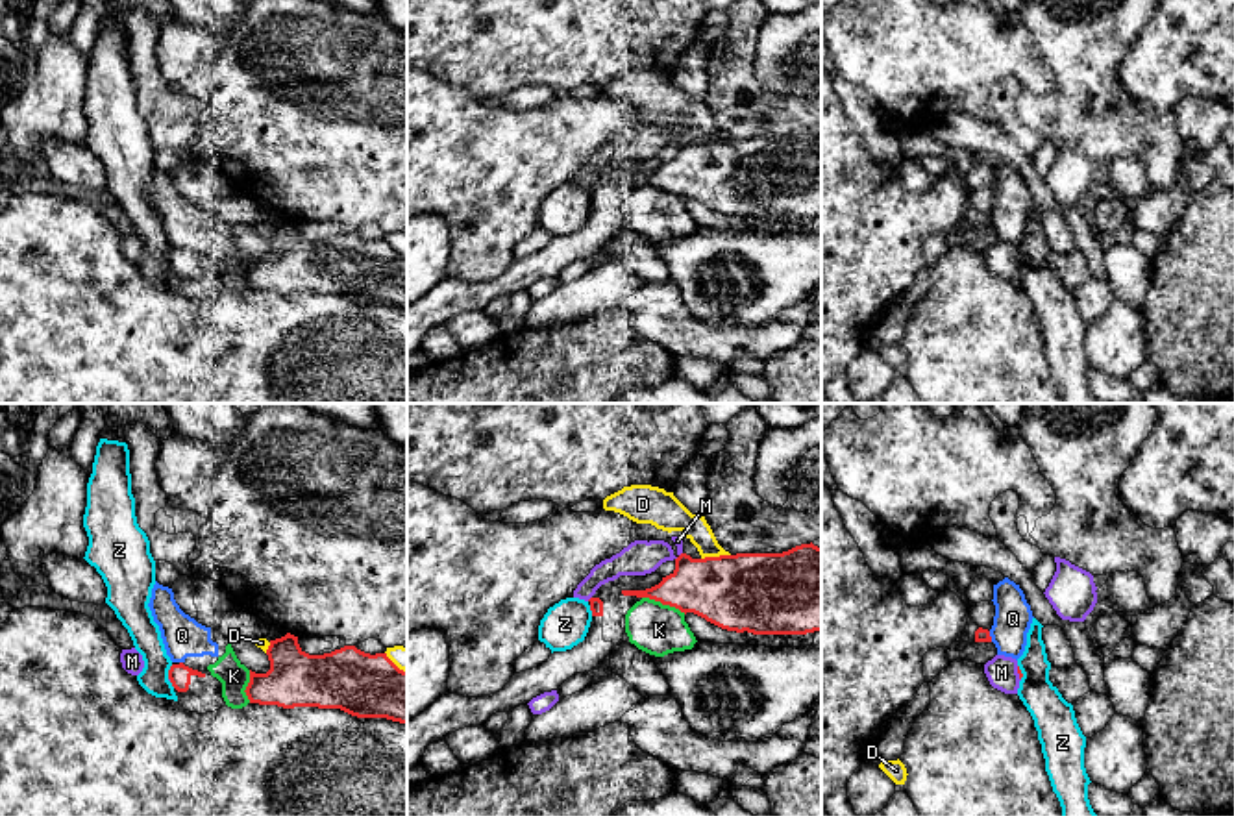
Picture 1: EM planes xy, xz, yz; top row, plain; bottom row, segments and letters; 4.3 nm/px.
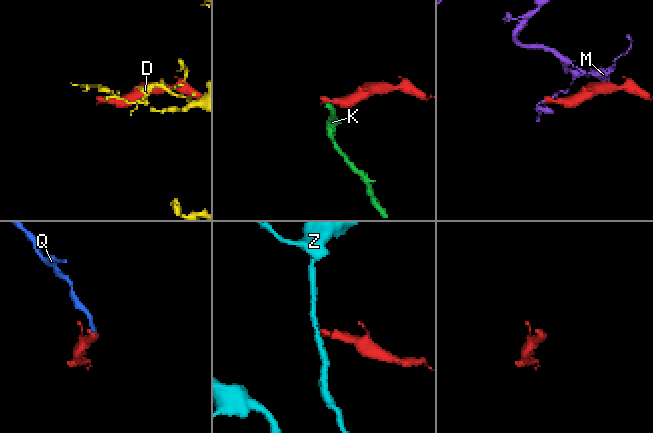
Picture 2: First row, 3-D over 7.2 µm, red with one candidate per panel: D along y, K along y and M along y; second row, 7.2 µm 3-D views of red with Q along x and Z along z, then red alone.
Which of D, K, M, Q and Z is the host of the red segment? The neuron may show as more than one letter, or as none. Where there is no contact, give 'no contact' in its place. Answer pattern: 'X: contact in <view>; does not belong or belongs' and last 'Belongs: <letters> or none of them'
D: contact in xz; does not belong
K: contact in xz; does not belong
M: contact in yz; does not belong
Q: contact in yz; does not belong
Z: contact in xy; does not belong
Belongs: none of them

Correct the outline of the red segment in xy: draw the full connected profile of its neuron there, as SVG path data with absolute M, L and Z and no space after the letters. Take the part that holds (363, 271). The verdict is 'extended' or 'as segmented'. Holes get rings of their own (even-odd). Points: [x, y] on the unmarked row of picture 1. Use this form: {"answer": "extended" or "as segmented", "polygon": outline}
{"answer": "as segmented", "polygon": "M287 218L270 226L270 255L250 255L250 289L283 294L340 294L357 303L387 303L407 309L407 257L387 239L364 239L344 231L331 239L309 241L298 222Z"}

